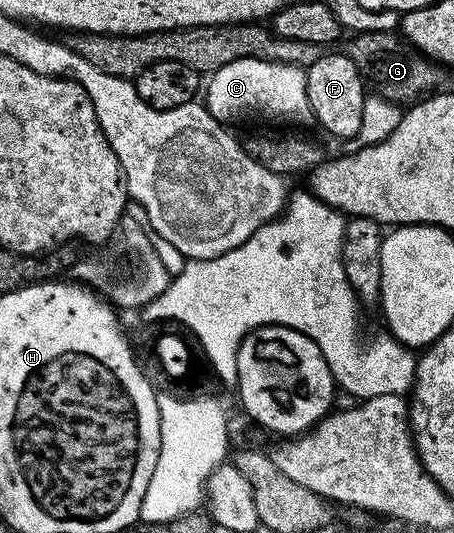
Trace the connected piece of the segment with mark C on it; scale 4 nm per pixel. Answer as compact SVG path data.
M238 59L211 73L204 86L204 105L223 124L252 112L288 124L312 124L314 111L307 94L306 71L300 65L264 59Z

